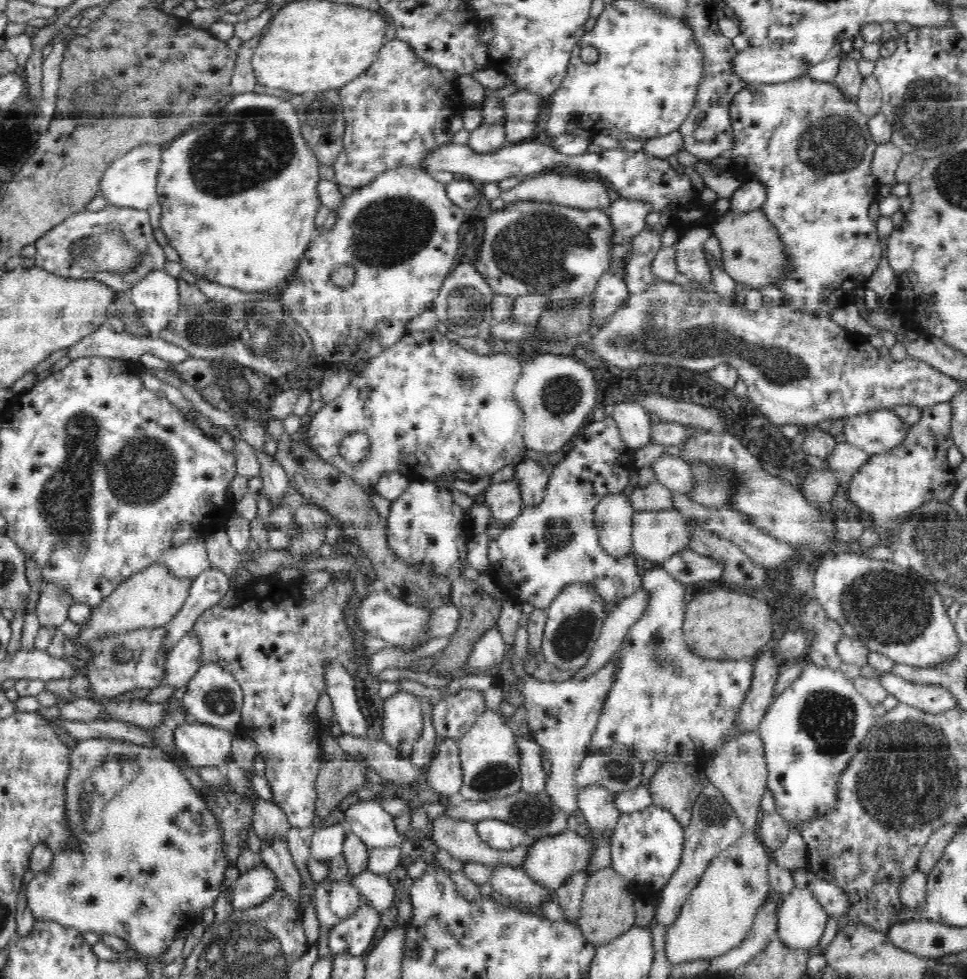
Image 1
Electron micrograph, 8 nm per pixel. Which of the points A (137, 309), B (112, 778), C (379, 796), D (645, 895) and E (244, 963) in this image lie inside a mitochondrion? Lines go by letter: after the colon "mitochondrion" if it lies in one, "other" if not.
A: other
B: mitochondrion
C: other
D: other
E: mitochondrion

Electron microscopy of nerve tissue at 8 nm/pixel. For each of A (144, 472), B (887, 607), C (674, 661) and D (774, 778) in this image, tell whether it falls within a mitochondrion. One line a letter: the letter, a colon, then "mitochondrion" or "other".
A: mitochondrion
B: mitochondrion
C: mitochondrion
D: other

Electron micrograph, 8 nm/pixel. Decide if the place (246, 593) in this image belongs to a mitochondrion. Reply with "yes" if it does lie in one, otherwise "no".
no

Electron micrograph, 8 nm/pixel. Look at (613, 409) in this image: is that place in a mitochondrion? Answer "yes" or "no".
no

